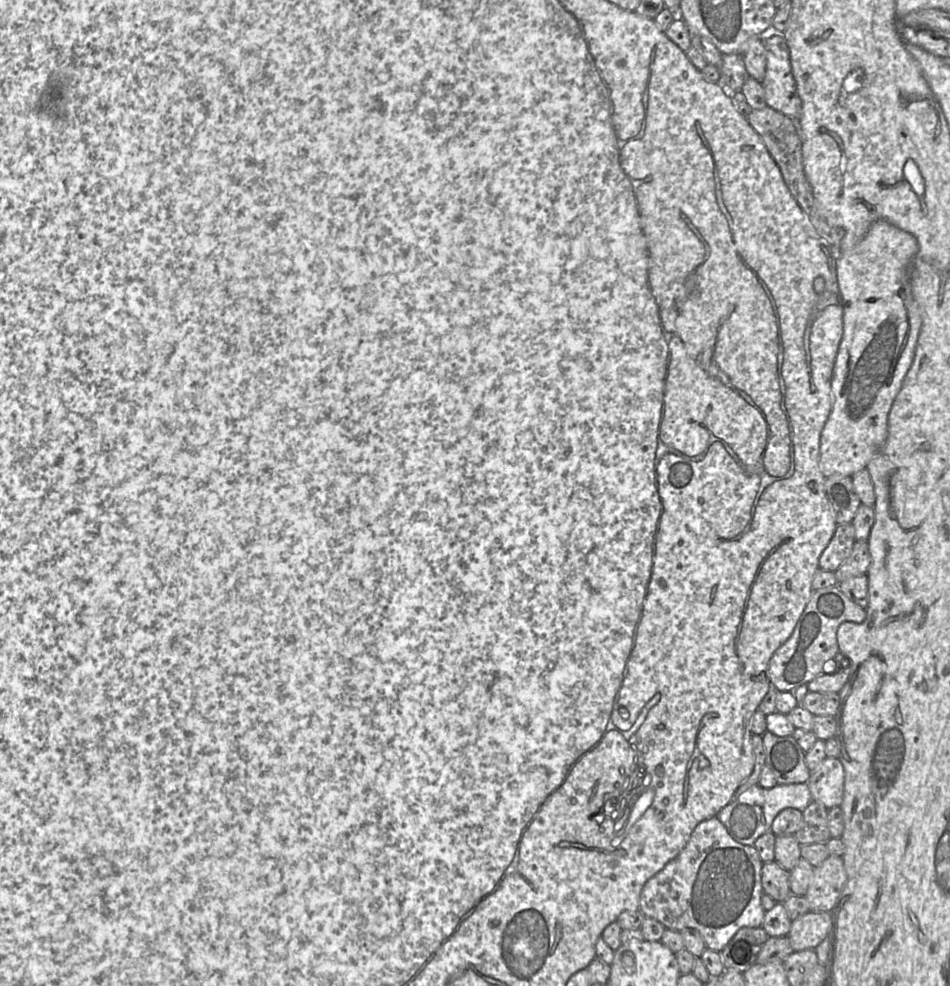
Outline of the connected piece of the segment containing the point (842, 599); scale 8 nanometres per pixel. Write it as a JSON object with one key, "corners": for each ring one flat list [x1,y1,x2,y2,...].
{"corners":[[836,586,814,590,801,614,791,637,773,654,766,670,772,688,792,691,823,673,832,673,837,667,834,658,841,654,837,642,837,630,842,623,862,623,866,620,866,608,850,600]]}

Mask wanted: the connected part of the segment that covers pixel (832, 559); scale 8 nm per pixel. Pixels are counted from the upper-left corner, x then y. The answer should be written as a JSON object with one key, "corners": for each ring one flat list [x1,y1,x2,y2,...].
{"corners":[[852,523,837,525,831,541,819,558,819,569,835,572,851,554,856,541]]}

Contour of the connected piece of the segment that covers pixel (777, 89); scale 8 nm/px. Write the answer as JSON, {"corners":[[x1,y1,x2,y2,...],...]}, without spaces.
{"corners":[[769,32,763,37,767,68,762,85,768,107,797,121,802,101,797,93,787,42,781,33]]}

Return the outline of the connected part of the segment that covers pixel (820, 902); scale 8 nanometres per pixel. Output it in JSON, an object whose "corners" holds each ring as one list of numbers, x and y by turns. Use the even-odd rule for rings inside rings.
{"corners":[[830,855,814,867,805,898,810,911,832,912,847,882,842,857]]}

